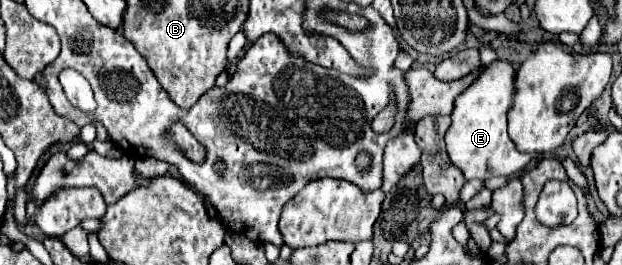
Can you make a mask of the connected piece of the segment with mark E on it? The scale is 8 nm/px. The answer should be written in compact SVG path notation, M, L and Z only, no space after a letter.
M508 60L492 62L480 78L456 98L454 110L450 114L452 124L444 136L448 156L456 168L462 170L466 180L482 180L494 176L512 176L522 172L538 154L520 154L506 132L506 112L512 104L514 92L514 66Z

